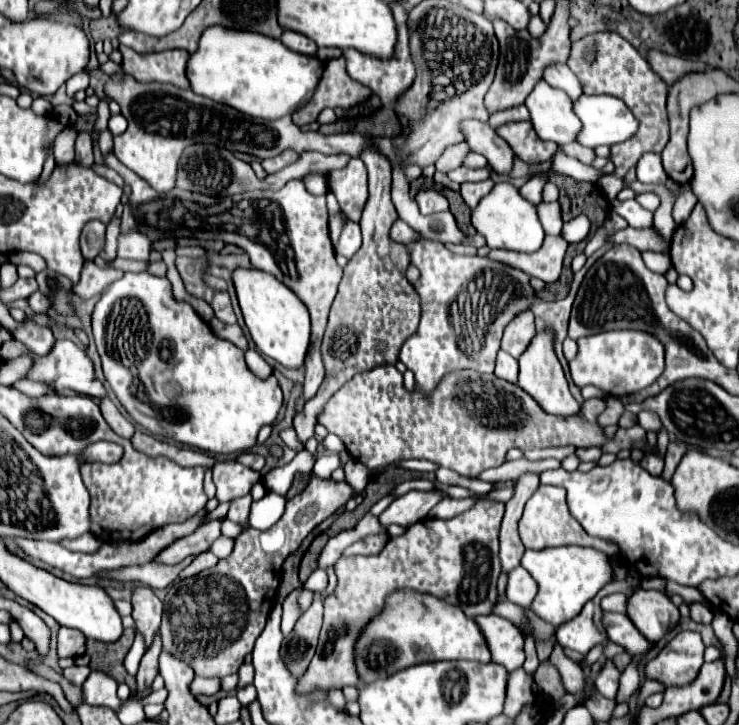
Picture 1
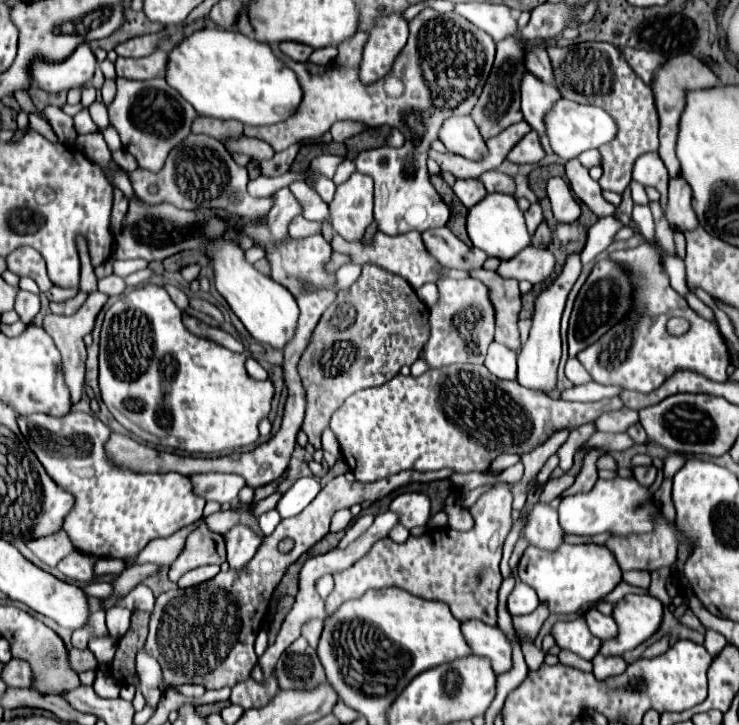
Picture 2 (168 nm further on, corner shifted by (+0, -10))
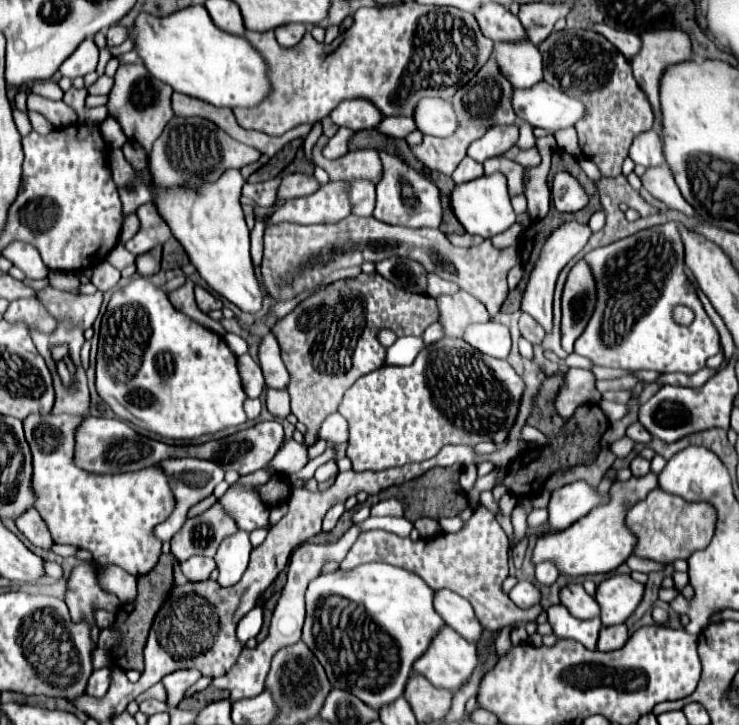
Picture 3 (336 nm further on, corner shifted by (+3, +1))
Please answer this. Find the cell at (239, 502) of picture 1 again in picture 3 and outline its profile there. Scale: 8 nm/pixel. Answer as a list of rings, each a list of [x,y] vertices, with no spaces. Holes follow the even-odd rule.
[[[238,531],[230,535],[222,545],[218,547],[218,553],[214,555],[216,569],[218,569],[218,583],[222,587],[236,585],[242,577],[242,573],[248,567],[248,555],[252,551],[250,539],[246,531]]]

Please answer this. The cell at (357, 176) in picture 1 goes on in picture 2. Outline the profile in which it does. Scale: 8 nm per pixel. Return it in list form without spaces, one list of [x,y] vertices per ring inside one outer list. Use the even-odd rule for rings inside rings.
[[[355,172],[347,182],[337,186],[335,198],[329,204],[333,228],[339,236],[355,242],[373,218],[373,180],[367,174]]]

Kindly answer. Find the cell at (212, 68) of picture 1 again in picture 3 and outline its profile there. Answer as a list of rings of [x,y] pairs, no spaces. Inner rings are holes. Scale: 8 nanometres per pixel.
[[[190,5],[166,17],[140,13],[134,21],[130,39],[134,41],[134,49],[136,53],[140,53],[140,59],[144,67],[152,73],[152,77],[168,83],[178,93],[208,101],[218,107],[232,107],[232,109],[254,107],[268,95],[268,75],[264,71],[264,59],[260,57],[260,53],[244,37],[236,37],[220,31],[212,23],[204,5]]]

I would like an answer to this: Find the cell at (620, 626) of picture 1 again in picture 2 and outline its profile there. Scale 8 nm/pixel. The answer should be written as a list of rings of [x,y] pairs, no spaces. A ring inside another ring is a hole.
[[[589,610],[587,612],[587,624],[593,636],[599,640],[613,640],[617,638],[617,624],[611,616],[603,616],[599,610]]]

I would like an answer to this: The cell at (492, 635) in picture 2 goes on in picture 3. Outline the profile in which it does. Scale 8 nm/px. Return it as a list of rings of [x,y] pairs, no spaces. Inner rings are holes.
[[[448,589],[434,591],[434,609],[440,613],[442,621],[452,627],[456,633],[466,637],[468,641],[480,641],[482,625],[476,621],[472,605],[468,601]]]

